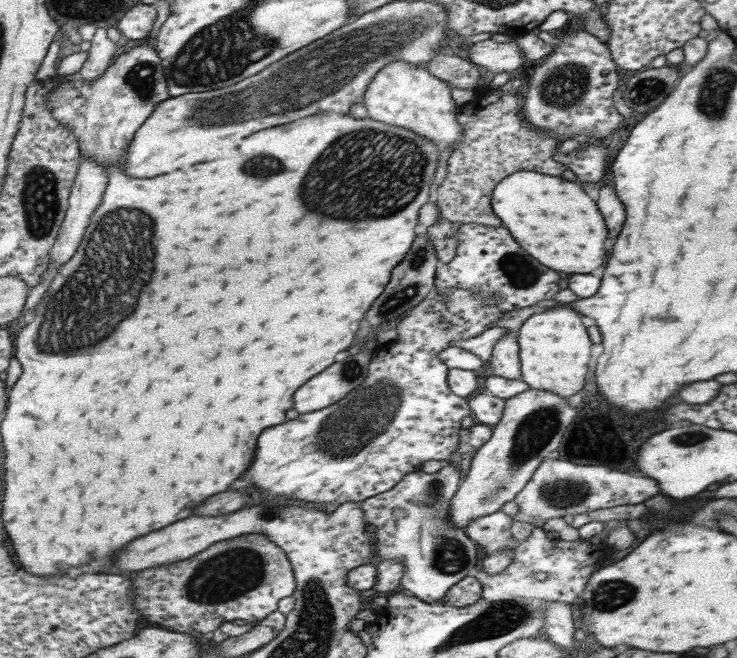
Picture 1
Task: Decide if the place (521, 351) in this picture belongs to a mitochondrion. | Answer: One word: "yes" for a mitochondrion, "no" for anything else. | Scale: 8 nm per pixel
no

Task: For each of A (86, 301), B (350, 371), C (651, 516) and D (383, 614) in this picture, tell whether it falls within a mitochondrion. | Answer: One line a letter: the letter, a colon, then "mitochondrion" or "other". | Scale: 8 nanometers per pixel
A: mitochondrion
B: mitochondrion
C: other
D: other

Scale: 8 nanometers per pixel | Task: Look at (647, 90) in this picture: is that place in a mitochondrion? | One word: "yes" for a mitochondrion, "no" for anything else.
yes

